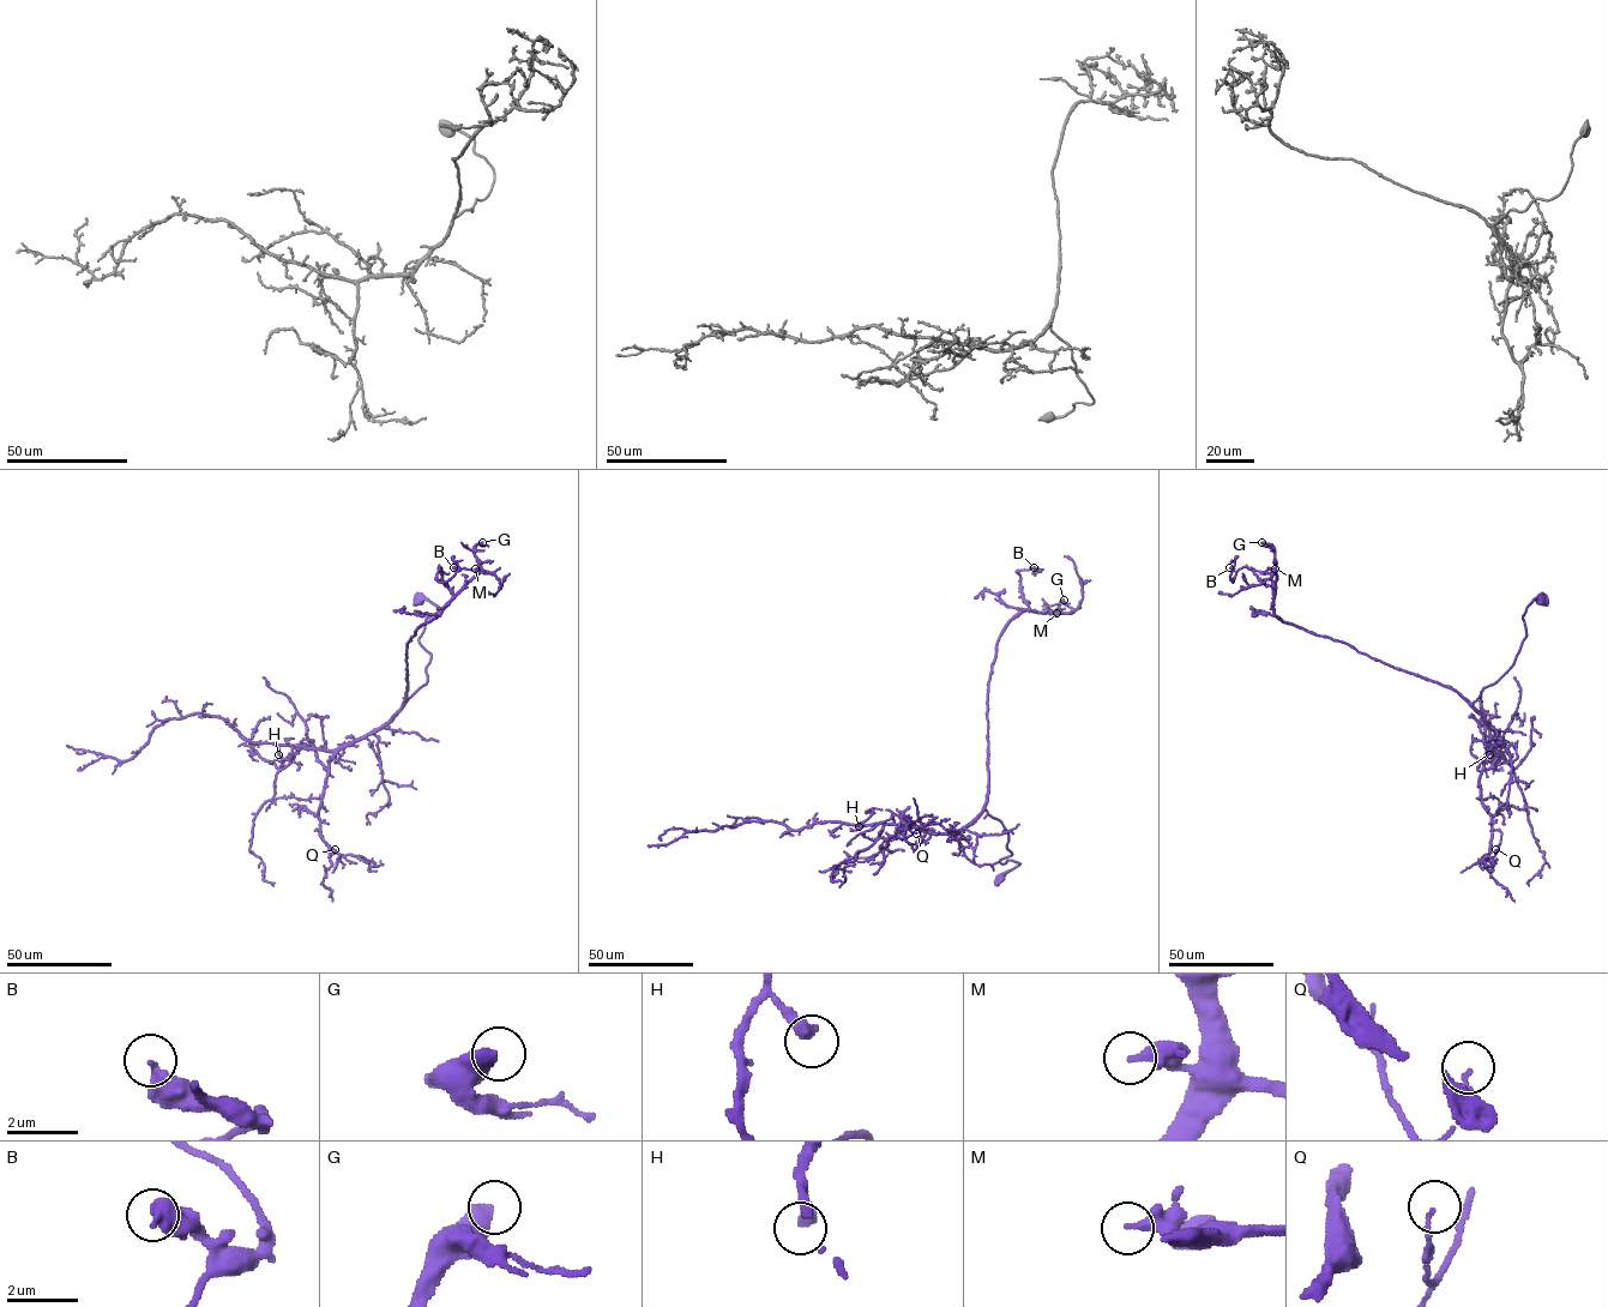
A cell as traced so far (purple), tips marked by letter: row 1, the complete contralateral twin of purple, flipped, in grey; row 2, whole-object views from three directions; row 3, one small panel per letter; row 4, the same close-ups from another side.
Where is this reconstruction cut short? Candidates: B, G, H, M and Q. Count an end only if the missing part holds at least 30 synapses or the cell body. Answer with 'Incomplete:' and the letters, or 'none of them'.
Incomplete: G

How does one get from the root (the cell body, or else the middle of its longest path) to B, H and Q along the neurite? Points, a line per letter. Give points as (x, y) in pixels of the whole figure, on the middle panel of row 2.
B: (1000, 879), (1019, 863), (985, 808), (988, 682), (1034, 567)
H: (1000, 879), (1019, 863), (999, 861), (1012, 854), (1009, 833), (985, 809), (953, 832), (884, 823), (859, 826)
Q: (1000, 879), (1019, 863), (999, 861), (1009, 833), (986, 811), (953, 832), (903, 818), (898, 836), (916, 833)

